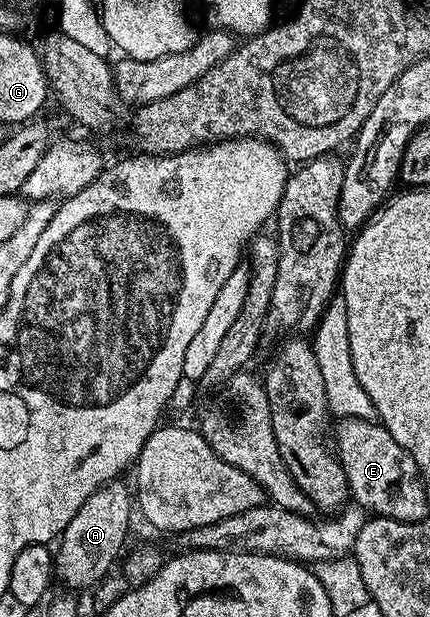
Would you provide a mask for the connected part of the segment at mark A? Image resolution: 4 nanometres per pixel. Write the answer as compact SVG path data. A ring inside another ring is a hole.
M116 478L96 489L96 493L92 493L92 497L88 497L88 501L80 505L76 517L72 517L72 521L68 521L68 525L63 529L53 552L54 574L59 584L70 589L79 589L78 587L92 589L105 575L115 570L127 546L130 505L132 509L131 488L129 491L122 482L121 478Z

